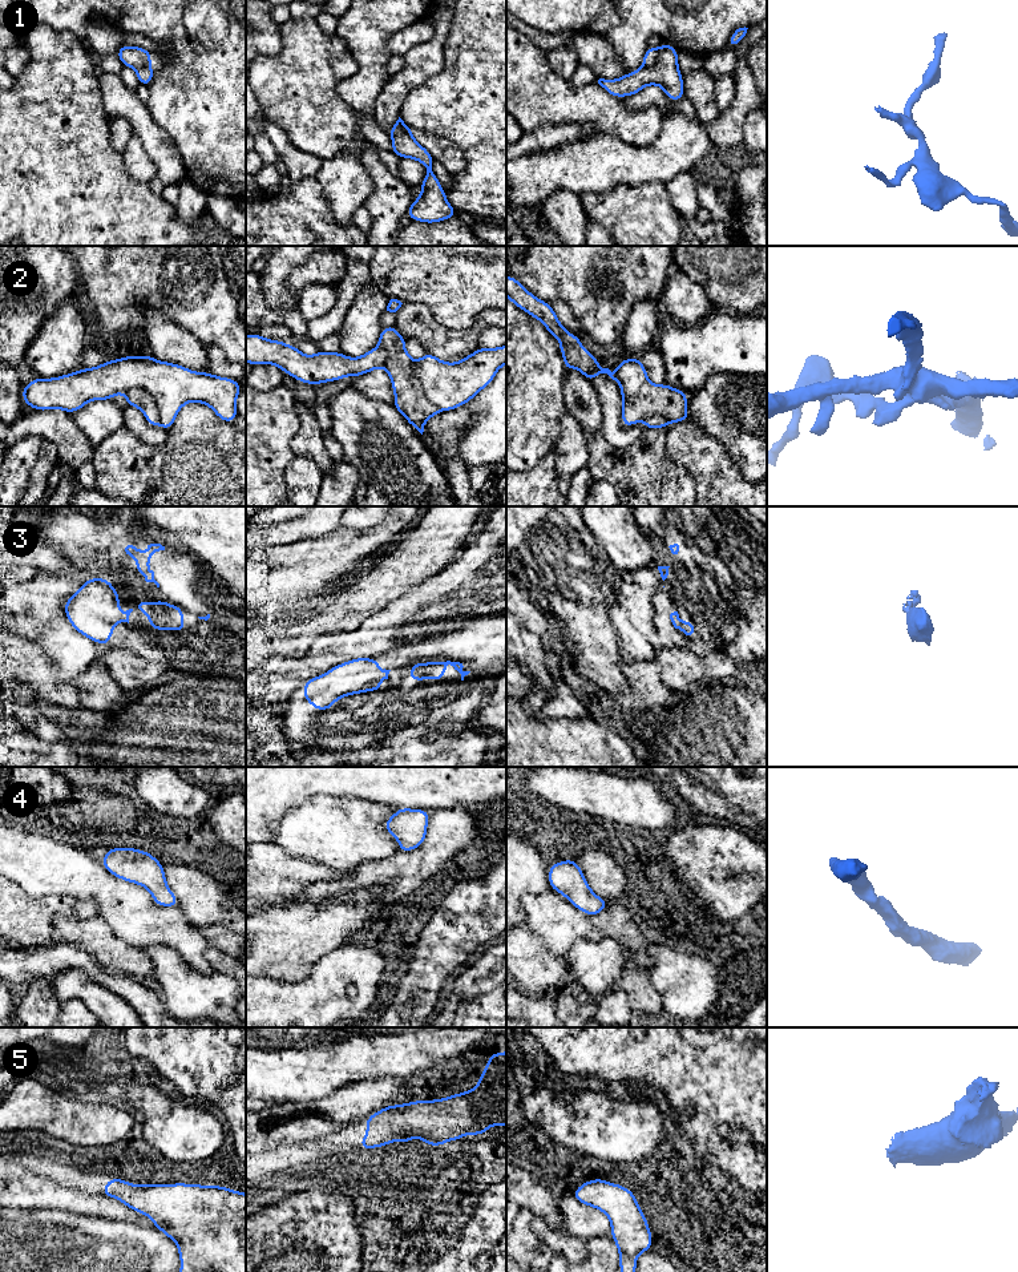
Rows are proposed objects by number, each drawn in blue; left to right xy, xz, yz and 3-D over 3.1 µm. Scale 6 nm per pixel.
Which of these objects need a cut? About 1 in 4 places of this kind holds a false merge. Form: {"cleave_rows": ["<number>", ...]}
{"cleave_rows": ["1", "2"]}

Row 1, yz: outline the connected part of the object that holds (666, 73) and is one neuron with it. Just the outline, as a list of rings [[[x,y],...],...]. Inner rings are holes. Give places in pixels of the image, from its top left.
[[[663,43],[658,48],[658,60],[654,66],[642,66],[617,80],[599,78],[598,84],[611,96],[634,96],[647,85],[659,85],[672,101],[684,96],[683,78],[678,66],[678,51]]]

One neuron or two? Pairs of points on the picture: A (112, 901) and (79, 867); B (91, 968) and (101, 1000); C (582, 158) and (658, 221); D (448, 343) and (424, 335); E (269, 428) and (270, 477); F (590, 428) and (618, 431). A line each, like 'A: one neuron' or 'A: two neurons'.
A: one neuron
B: two neurons
C: two neurons
D: one neuron
E: one neuron
F: two neurons

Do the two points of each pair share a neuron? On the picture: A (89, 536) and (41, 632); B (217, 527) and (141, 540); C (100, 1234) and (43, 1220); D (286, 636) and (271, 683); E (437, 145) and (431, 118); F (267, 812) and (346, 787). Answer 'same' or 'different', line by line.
A: different
B: different
C: same
D: different
E: different
F: same

